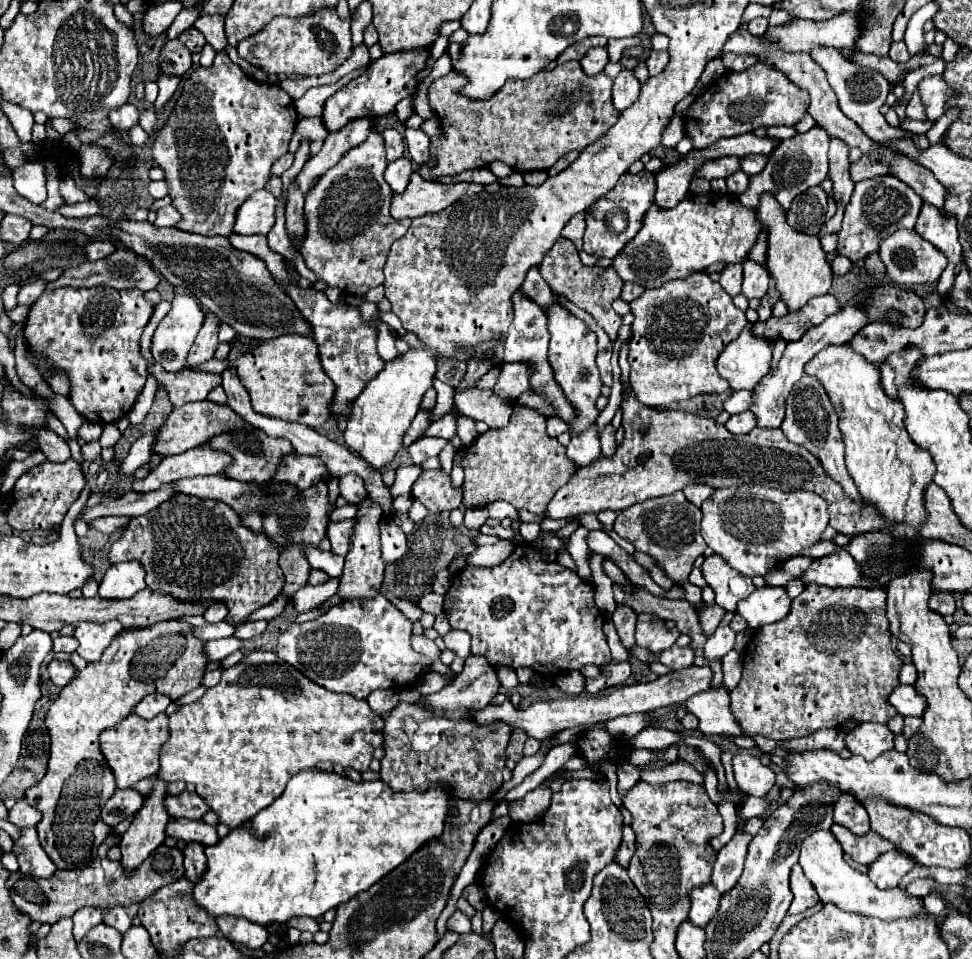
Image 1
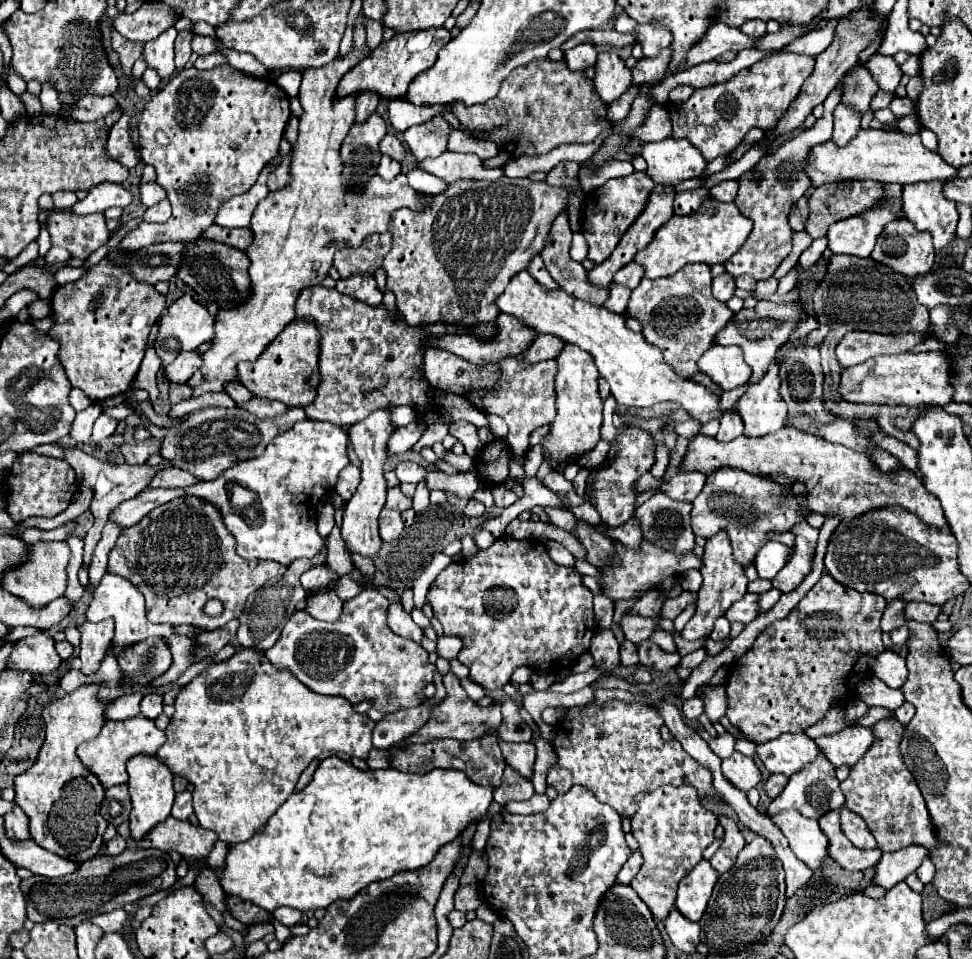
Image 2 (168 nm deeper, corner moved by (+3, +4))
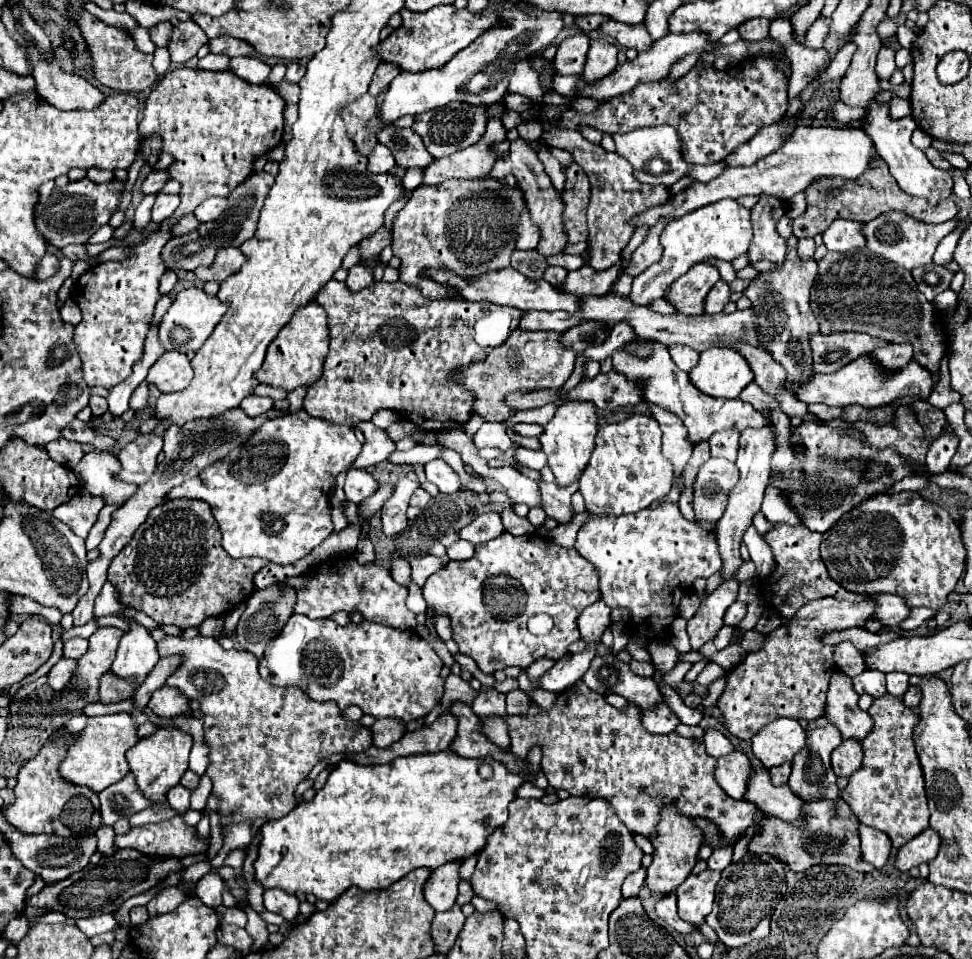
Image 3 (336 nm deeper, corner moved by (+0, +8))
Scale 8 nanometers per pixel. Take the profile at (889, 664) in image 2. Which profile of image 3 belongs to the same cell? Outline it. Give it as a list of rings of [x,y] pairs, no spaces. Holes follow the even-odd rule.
[[[886,673],[886,689],[894,697],[902,697],[908,689],[908,675],[906,673]]]

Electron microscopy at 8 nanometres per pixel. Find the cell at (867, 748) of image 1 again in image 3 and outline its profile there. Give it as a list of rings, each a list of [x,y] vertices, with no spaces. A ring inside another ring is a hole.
[[[844,739],[832,753],[832,769],[836,775],[850,777],[862,765],[862,743],[858,739]]]

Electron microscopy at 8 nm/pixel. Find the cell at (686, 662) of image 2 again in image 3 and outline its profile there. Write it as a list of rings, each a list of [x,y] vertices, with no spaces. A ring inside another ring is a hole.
[[[678,663],[674,669],[670,669],[664,677],[662,677],[662,683],[666,683],[666,685],[670,685],[670,687],[678,687],[680,683],[682,683],[682,679],[684,679],[684,675],[688,673],[692,669],[692,663]]]

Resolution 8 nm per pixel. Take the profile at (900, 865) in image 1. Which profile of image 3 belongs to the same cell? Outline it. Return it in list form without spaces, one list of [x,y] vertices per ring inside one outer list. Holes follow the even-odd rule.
[[[934,829],[922,831],[918,837],[914,837],[912,841],[908,841],[898,849],[896,861],[894,861],[896,869],[906,873],[912,867],[918,867],[920,863],[932,861],[938,853],[938,845],[940,845],[940,837],[938,833],[934,833]]]

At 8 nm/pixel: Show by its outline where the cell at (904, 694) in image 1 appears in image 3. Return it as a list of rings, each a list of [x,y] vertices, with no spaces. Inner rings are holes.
[[[866,669],[860,675],[856,675],[852,681],[854,681],[854,689],[858,695],[868,693],[874,699],[878,699],[878,697],[884,697],[888,693],[886,685],[884,685],[884,673],[882,671]]]

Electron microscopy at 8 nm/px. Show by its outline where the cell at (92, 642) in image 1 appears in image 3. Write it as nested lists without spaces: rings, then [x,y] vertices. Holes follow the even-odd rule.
[[[98,627],[96,629],[96,633],[88,639],[90,641],[88,651],[78,659],[78,669],[74,673],[74,679],[70,679],[66,685],[68,693],[56,693],[56,699],[52,701],[56,713],[74,713],[74,711],[80,711],[86,703],[98,701],[98,679],[110,669],[120,637],[122,637],[122,631],[116,627]]]

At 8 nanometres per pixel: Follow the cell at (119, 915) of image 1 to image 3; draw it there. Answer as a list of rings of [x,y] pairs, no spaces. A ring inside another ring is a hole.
[[[96,915],[96,917],[88,917],[88,919],[78,919],[76,925],[86,933],[86,937],[94,937],[106,931],[112,931],[116,925],[114,915]]]

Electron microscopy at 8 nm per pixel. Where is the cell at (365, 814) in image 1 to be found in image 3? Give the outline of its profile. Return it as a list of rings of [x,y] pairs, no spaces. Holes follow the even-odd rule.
[[[452,751],[398,757],[386,765],[340,761],[312,801],[302,801],[286,817],[266,821],[260,827],[262,839],[254,861],[254,881],[264,889],[278,887],[290,895],[304,893],[332,903],[350,887],[364,891],[386,889],[418,867],[436,869],[448,861],[478,853],[486,845],[486,837],[498,825],[504,825],[508,803],[524,783],[522,775],[506,771],[506,767],[494,759],[488,761],[494,769],[492,779],[482,779],[478,767],[484,761],[486,759],[458,757]]]

